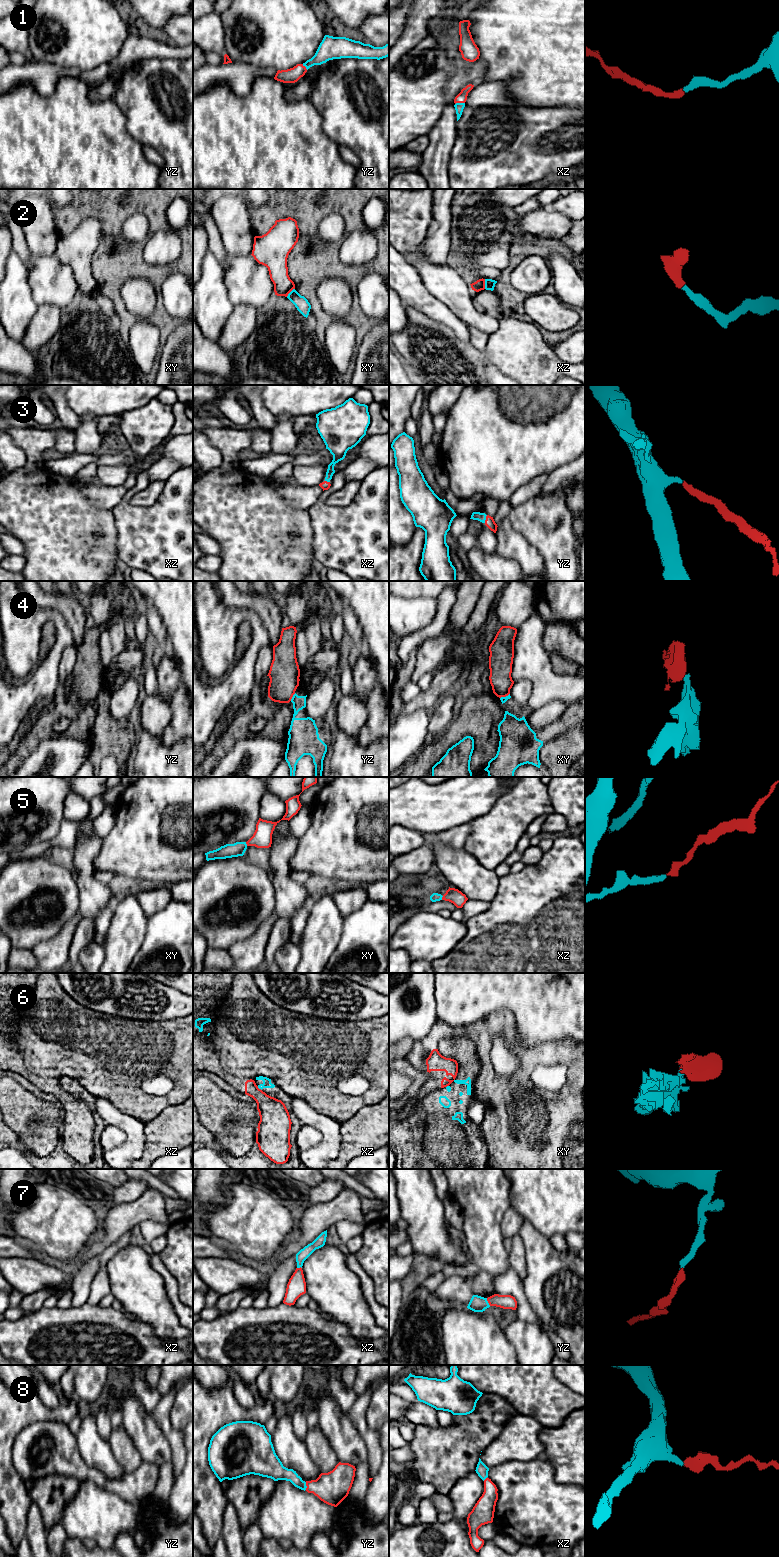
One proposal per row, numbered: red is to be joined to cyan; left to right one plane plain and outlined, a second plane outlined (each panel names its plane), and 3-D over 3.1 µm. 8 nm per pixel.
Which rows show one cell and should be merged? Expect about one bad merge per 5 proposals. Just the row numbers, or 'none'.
1, 3, 5, 7, 8

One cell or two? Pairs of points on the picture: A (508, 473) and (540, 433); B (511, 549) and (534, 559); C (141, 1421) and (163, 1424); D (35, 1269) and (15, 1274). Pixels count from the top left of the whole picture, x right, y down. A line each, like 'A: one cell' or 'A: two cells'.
A: one cell
B: one cell
C: two cells
D: one cell

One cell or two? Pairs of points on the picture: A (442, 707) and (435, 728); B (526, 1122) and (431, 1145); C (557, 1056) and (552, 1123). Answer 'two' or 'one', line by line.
A: one
B: two
C: one

